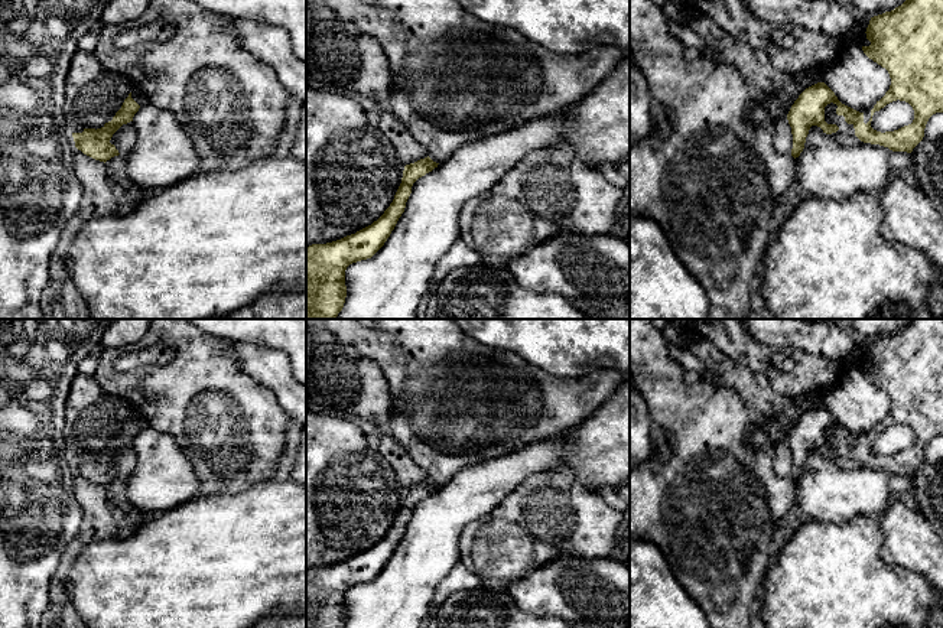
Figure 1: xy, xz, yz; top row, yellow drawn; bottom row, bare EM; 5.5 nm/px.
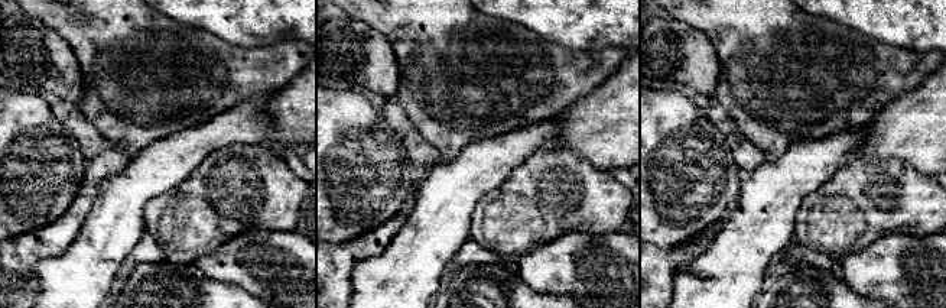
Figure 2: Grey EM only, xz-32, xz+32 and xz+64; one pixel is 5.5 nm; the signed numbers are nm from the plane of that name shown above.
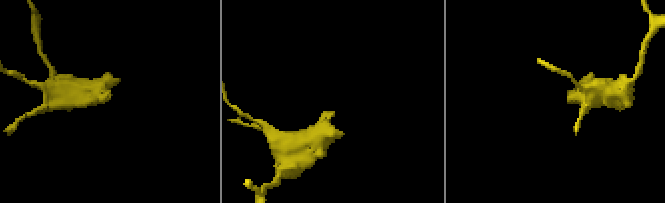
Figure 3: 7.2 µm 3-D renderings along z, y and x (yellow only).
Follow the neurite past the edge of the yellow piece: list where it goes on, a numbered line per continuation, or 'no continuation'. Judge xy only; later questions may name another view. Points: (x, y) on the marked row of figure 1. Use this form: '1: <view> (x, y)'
no continuation

